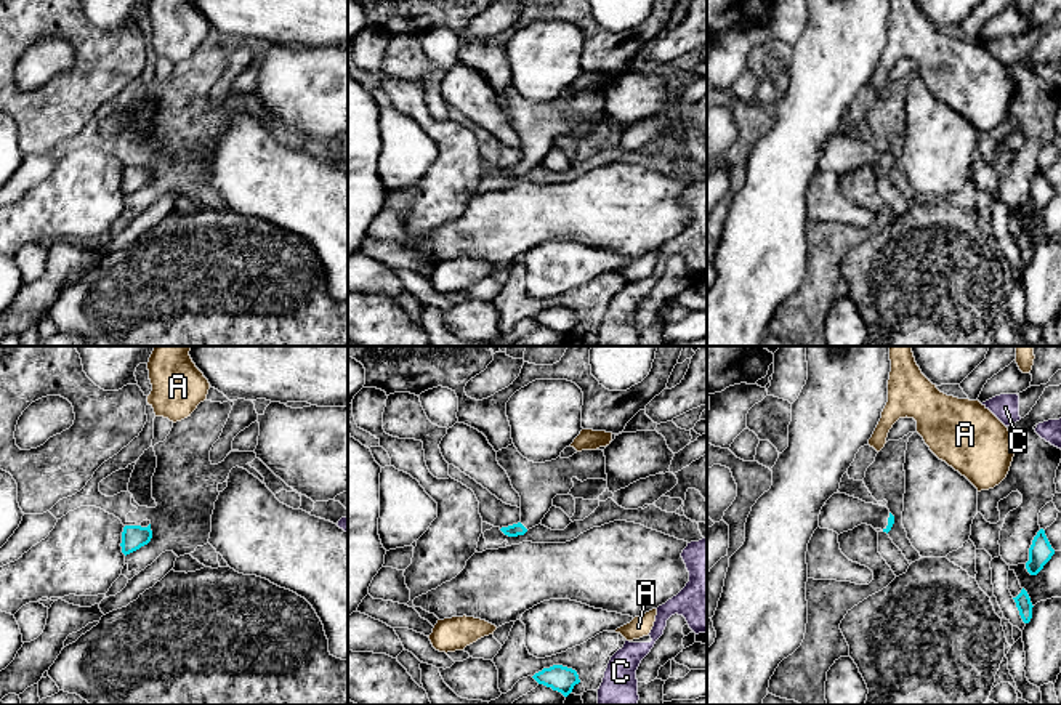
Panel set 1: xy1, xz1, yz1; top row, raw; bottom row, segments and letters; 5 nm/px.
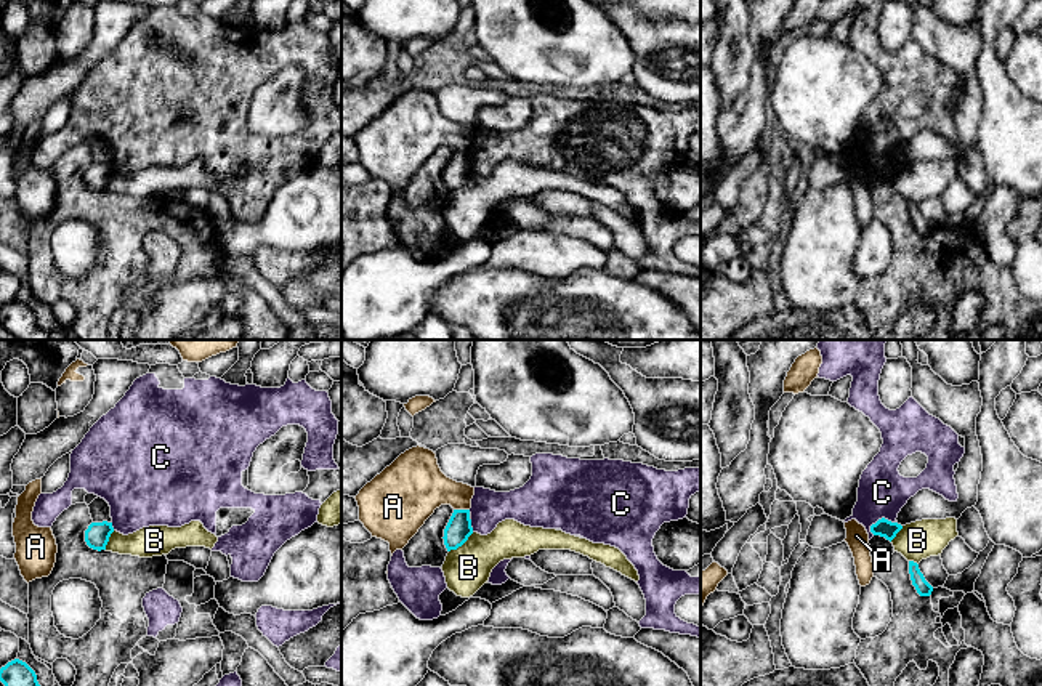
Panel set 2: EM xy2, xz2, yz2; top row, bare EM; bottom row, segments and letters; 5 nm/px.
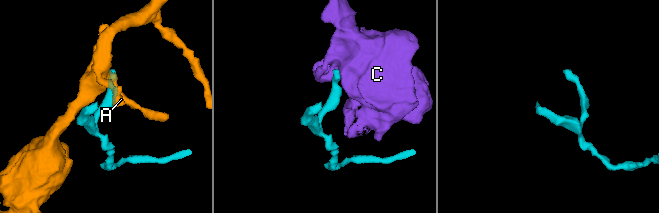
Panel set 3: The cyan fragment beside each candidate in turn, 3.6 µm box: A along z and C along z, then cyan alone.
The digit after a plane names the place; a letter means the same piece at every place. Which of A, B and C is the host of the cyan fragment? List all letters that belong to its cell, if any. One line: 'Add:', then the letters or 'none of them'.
Add: none of them

